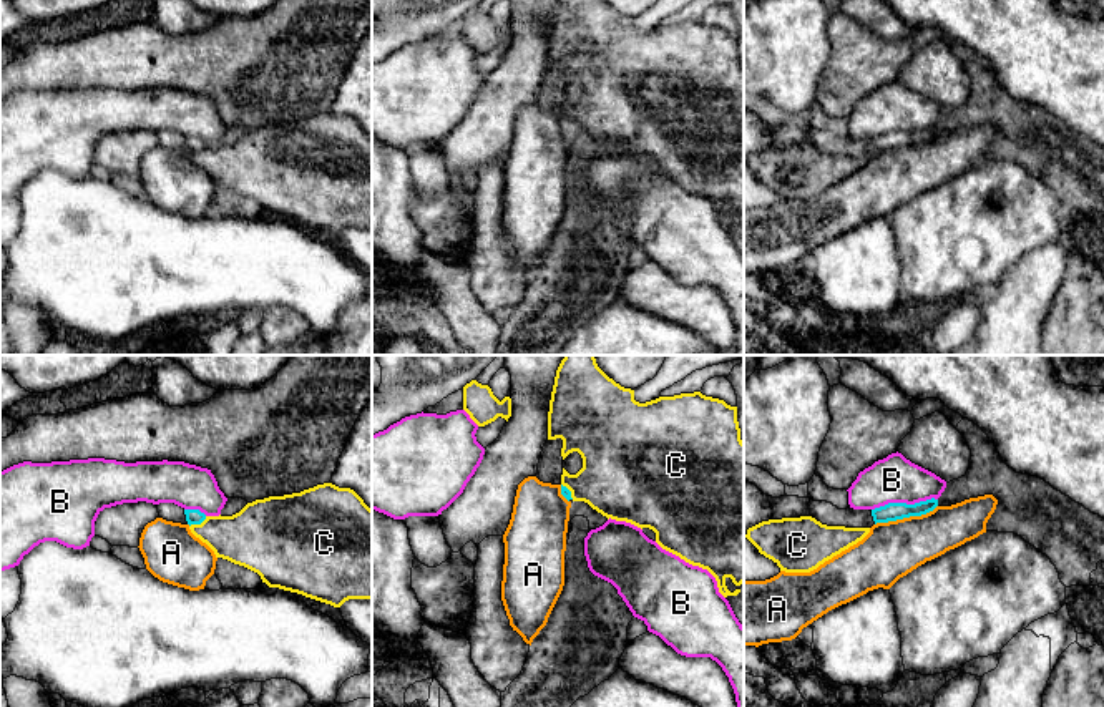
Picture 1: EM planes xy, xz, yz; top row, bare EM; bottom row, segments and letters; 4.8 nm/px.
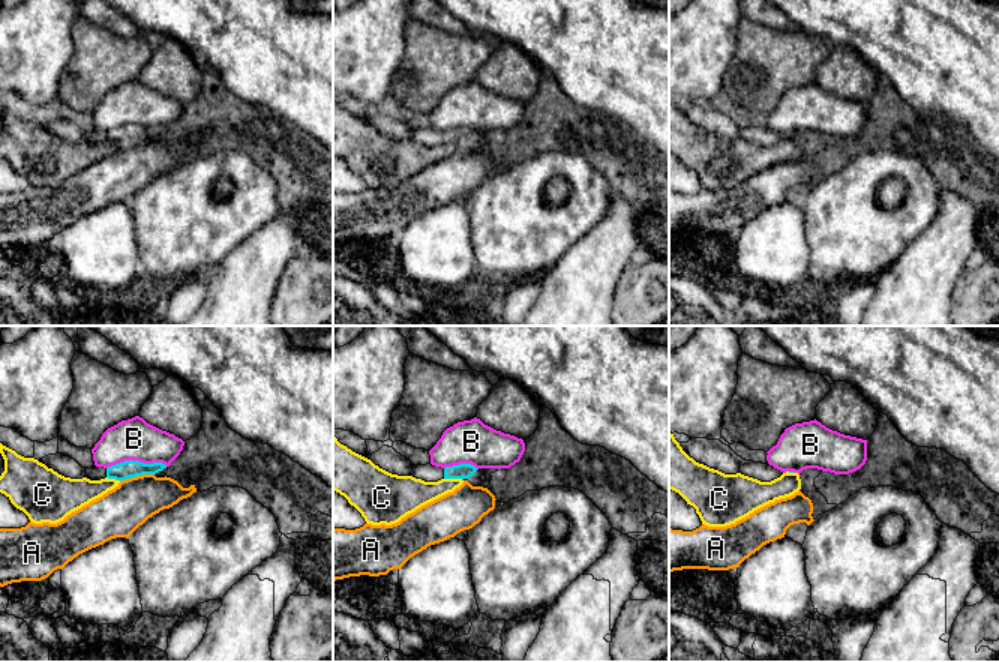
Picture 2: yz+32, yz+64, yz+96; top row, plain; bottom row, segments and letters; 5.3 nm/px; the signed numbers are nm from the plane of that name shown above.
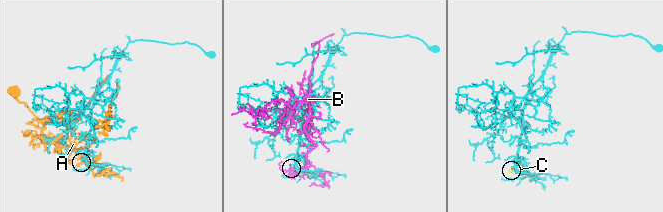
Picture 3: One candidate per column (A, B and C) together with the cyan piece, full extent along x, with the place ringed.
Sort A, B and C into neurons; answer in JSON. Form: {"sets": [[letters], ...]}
{"sets": [["A"], ["B"], ["C"]]}

